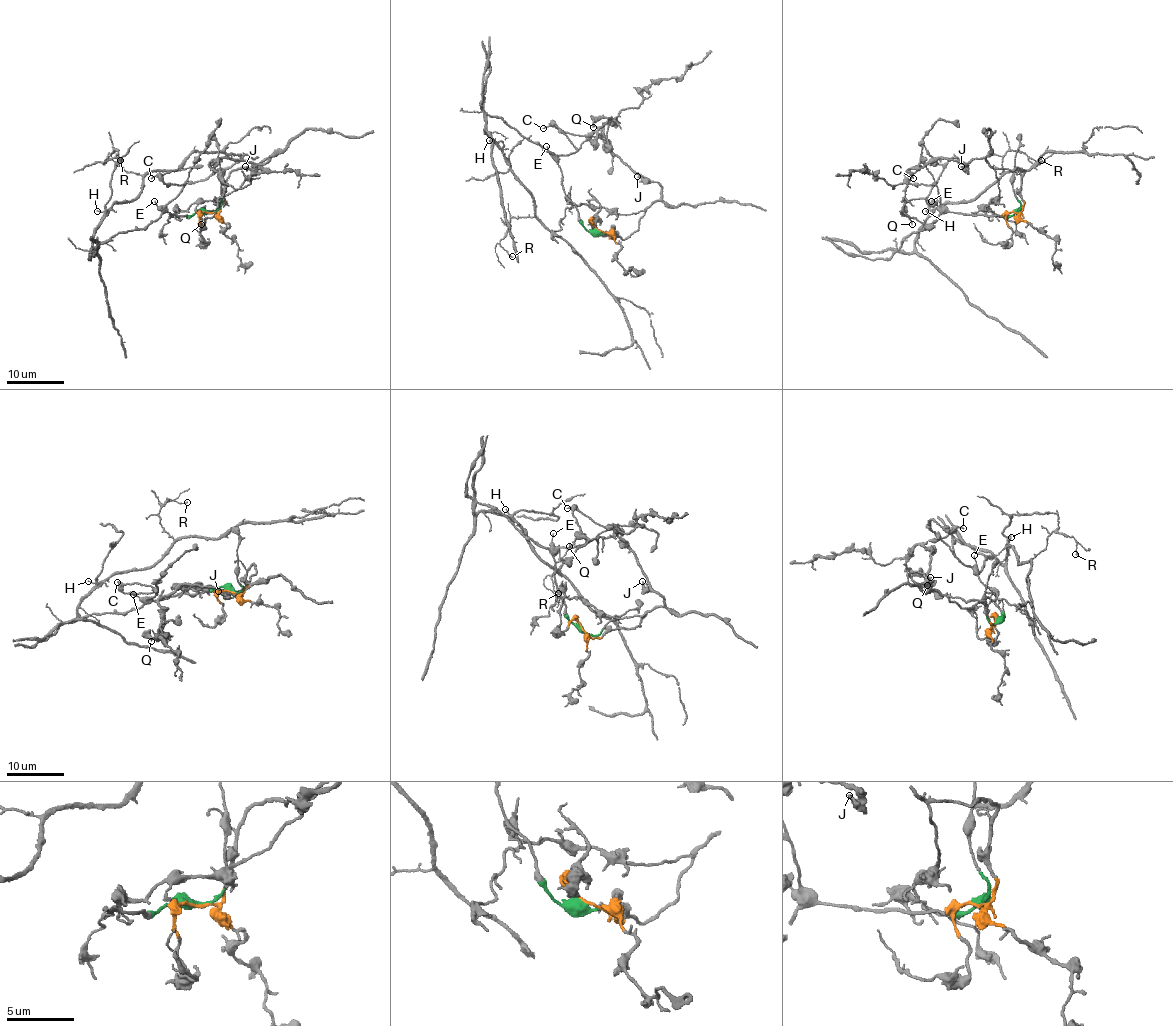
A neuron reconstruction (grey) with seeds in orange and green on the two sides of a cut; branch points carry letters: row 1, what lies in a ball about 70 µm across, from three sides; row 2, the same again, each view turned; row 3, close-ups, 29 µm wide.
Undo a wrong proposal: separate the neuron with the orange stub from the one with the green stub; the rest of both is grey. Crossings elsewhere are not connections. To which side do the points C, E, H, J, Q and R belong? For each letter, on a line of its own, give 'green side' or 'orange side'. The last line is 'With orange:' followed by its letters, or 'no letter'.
C: green side
E: green side
H: green side
J: orange side
Q: orange side
R: green side
With orange: J, Q

